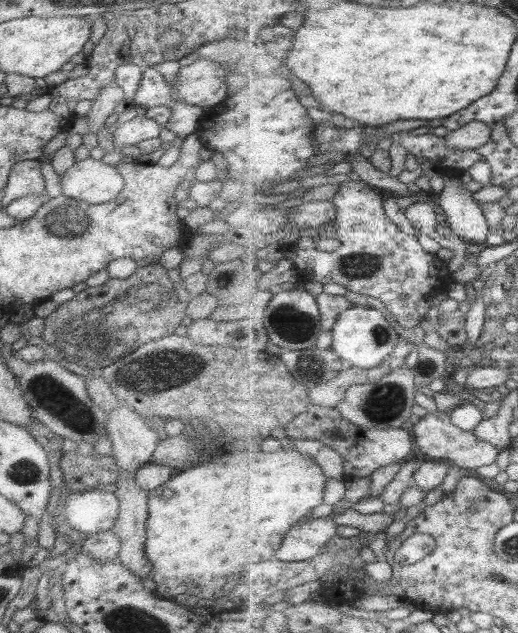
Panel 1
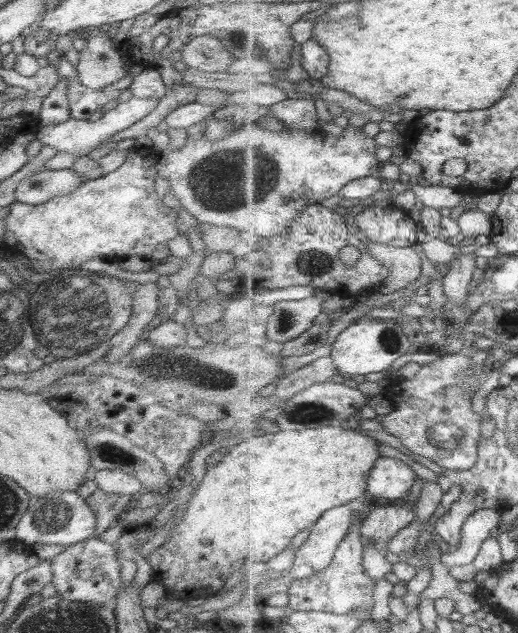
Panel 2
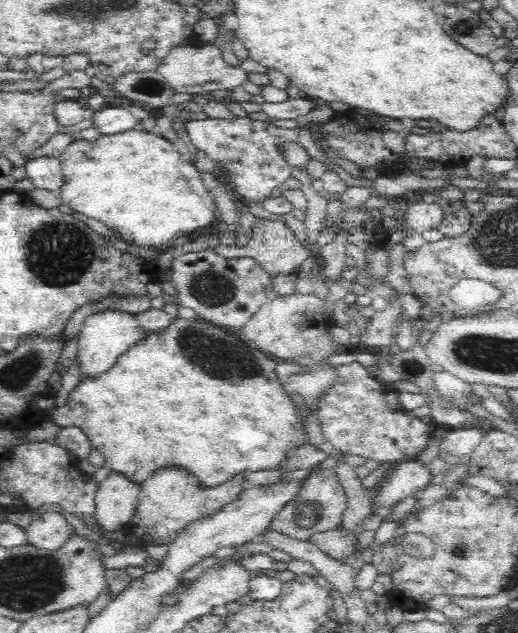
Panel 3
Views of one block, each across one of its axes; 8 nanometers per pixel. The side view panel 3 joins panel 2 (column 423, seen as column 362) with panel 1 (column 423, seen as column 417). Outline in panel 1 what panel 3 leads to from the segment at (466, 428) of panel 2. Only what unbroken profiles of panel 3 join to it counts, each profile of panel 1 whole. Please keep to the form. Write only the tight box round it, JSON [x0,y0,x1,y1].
[409,409,500,472]

